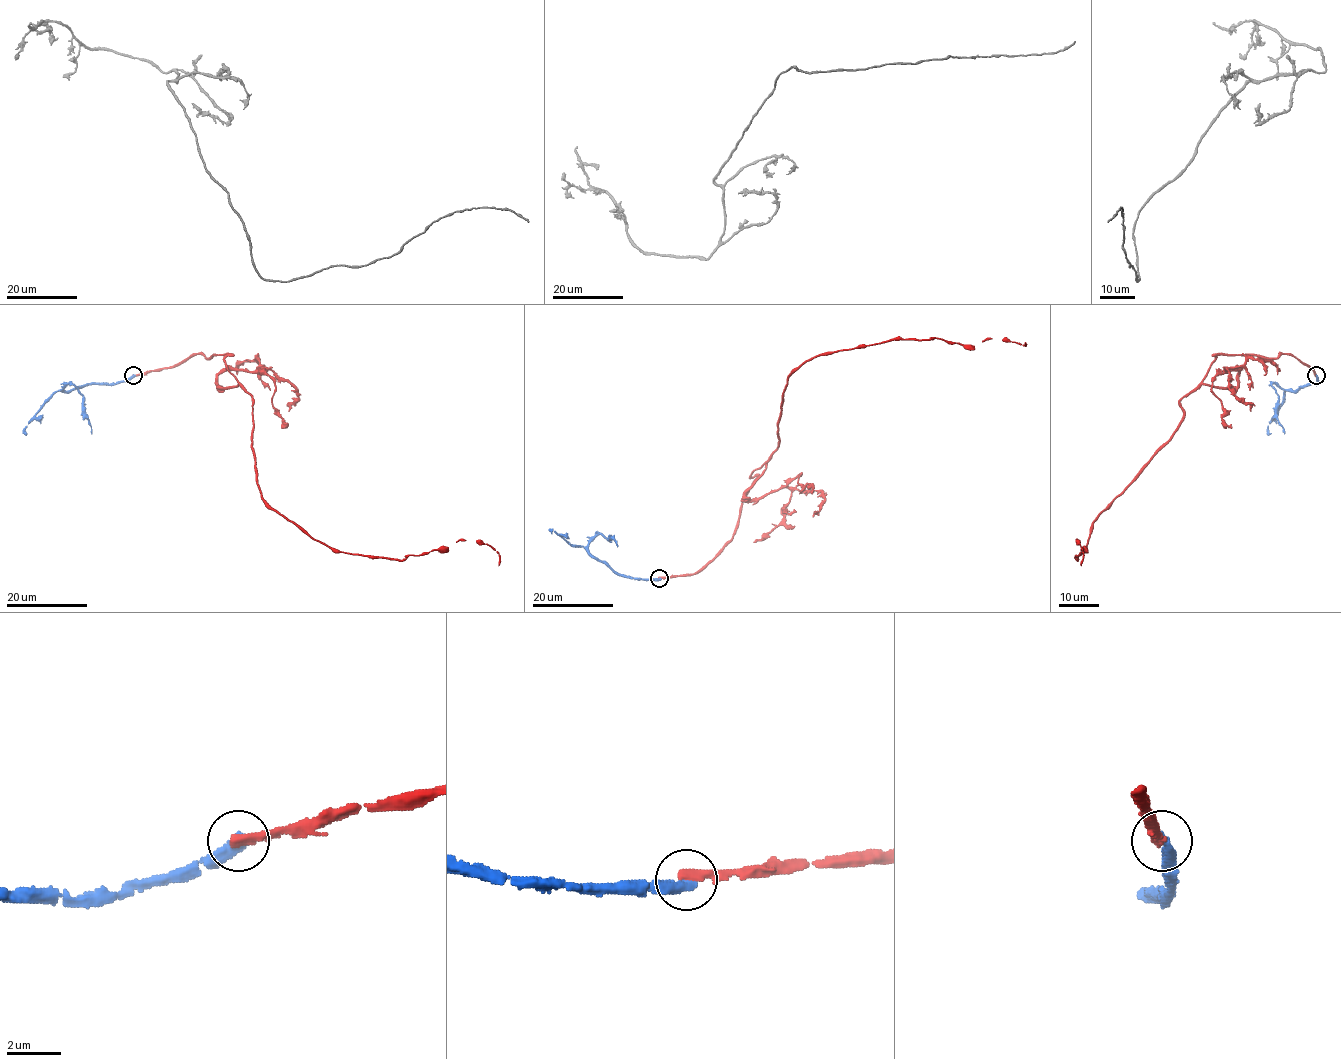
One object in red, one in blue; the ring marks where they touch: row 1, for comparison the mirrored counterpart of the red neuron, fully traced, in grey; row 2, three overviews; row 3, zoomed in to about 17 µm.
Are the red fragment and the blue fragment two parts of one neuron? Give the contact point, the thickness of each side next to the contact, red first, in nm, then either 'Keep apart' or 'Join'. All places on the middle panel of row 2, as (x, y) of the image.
Place: (659, 578). Thickness 360 nm (red) against 460 nm. Keep apart

